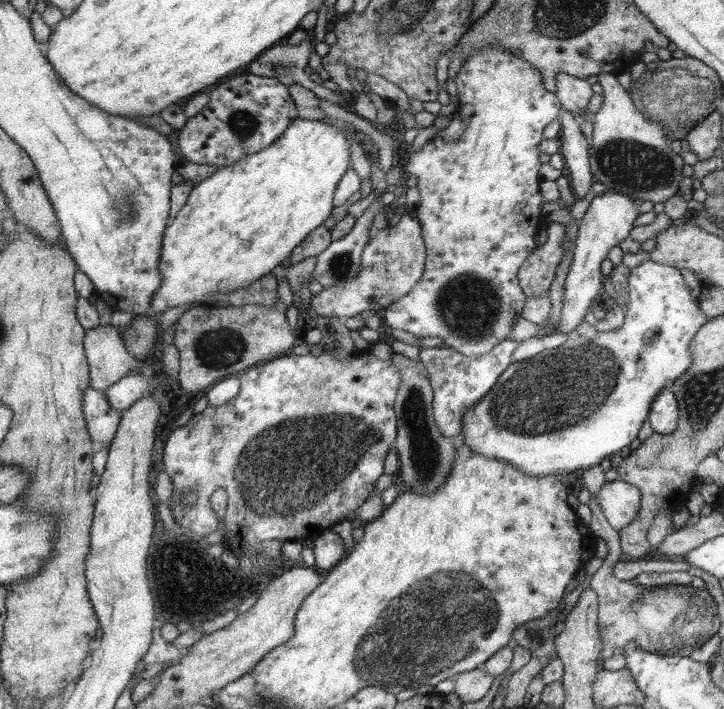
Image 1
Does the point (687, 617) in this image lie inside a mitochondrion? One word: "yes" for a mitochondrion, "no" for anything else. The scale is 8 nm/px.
yes

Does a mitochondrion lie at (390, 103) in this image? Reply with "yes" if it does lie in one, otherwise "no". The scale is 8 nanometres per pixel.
no

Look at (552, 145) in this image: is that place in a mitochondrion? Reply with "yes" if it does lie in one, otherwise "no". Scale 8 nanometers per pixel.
no

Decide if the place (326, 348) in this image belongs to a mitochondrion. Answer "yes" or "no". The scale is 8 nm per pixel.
no

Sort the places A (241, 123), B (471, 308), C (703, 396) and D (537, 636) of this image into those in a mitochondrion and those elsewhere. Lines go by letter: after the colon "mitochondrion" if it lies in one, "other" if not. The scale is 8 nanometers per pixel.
A: mitochondrion
B: mitochondrion
C: mitochondrion
D: mitochondrion

